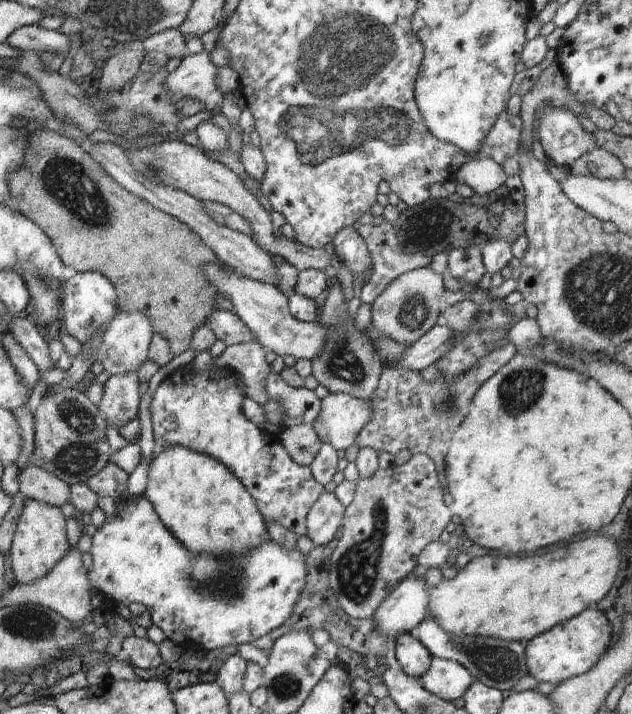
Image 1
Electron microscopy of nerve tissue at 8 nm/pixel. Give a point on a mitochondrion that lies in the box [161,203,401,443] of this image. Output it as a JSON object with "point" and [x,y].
{"point":[344,364]}

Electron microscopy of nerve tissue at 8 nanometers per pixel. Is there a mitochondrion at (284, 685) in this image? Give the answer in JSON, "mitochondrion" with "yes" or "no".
{"mitochondrion":"yes"}

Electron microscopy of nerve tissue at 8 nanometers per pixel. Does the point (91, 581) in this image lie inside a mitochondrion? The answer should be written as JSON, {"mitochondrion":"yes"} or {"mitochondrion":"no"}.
{"mitochondrion":"no"}

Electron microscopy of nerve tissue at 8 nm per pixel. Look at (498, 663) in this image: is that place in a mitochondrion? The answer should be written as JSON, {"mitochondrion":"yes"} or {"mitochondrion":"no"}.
{"mitochondrion":"yes"}

